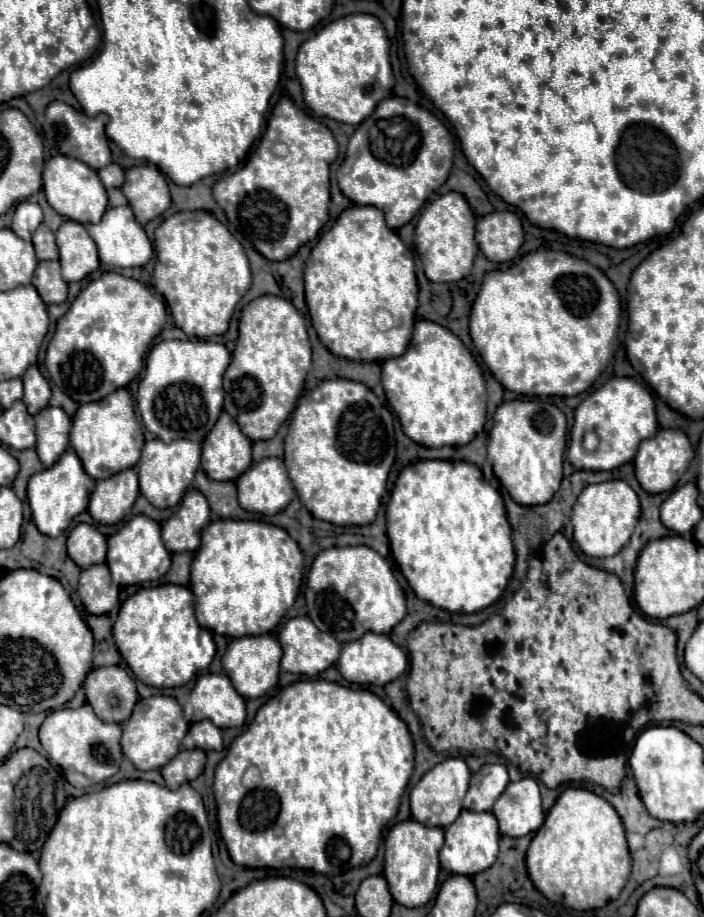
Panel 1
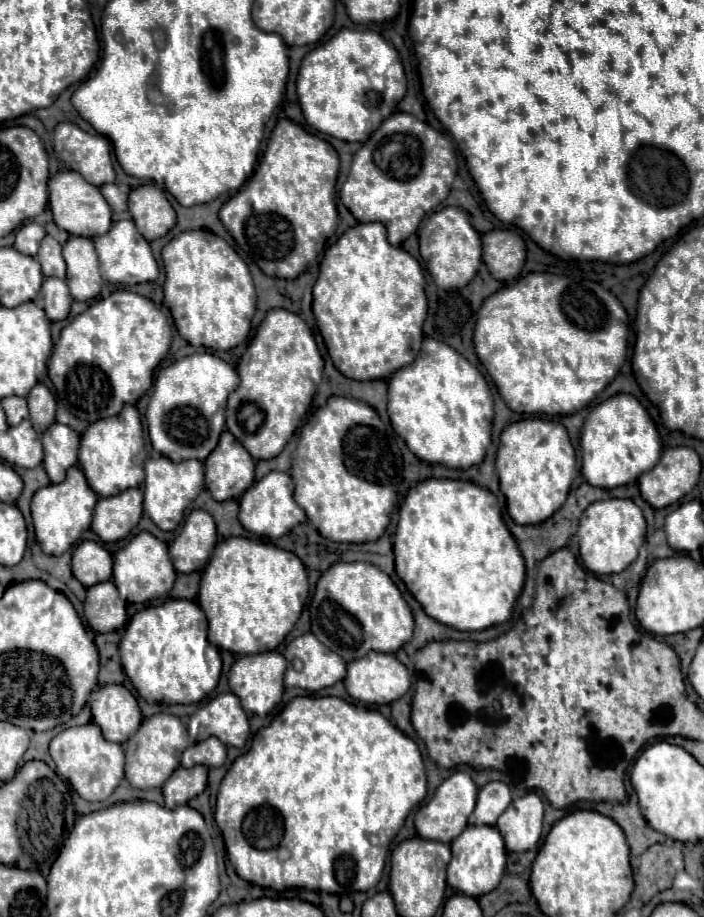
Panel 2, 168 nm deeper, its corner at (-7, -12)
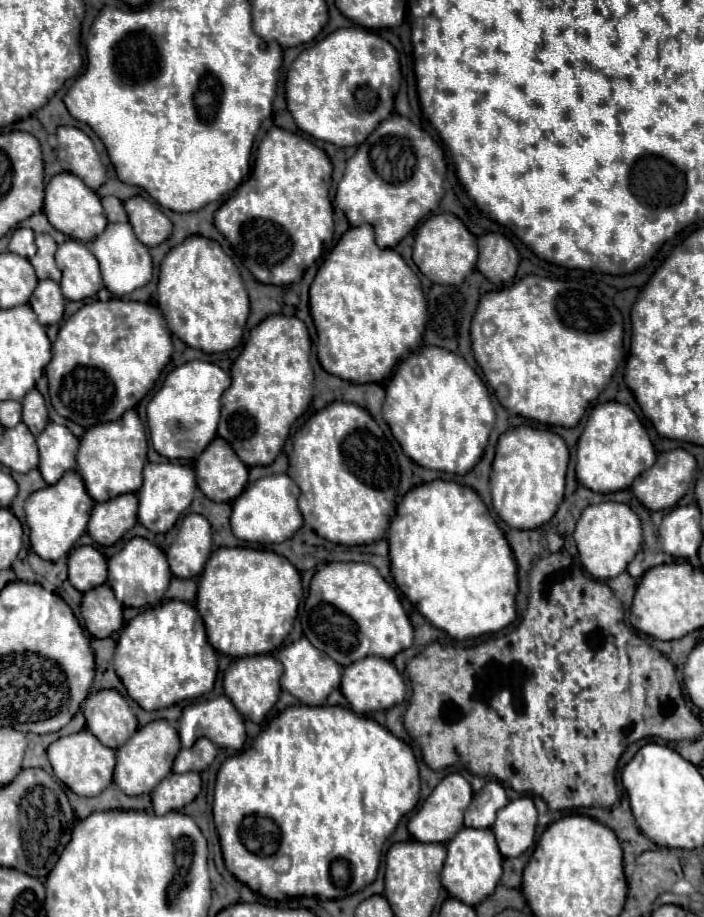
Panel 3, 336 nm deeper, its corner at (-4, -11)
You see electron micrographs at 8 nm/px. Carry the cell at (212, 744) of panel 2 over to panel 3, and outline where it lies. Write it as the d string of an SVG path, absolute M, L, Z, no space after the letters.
M198 738L196 744L192 748L182 748L180 754L174 760L172 772L176 774L184 774L184 772L202 772L208 764L212 764L212 760L216 758L218 748L208 740L208 738Z

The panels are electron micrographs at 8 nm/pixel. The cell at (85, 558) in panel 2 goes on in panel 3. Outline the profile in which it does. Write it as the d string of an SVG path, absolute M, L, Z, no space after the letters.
M80 546L70 552L68 580L78 592L88 592L106 582L106 558L92 546Z

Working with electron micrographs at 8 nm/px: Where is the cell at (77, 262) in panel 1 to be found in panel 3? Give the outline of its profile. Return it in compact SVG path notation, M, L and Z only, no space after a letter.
M66 240L60 244L56 264L62 270L60 288L66 300L84 300L102 288L98 260L82 242Z

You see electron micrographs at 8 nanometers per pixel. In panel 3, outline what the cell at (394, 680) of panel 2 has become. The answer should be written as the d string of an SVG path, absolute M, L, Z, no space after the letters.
M368 656L364 660L358 660L350 666L346 666L342 672L340 690L356 714L370 714L370 712L378 712L378 710L388 710L388 708L400 704L406 696L404 678L396 670L396 666L390 660L382 660L376 656Z

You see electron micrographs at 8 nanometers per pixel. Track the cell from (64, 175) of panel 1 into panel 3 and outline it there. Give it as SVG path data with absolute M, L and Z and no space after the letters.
M60 172L46 184L44 214L48 216L48 222L56 230L60 230L68 238L74 238L80 242L88 242L94 236L100 236L108 224L98 194L94 190L90 190L78 176L70 174L70 172Z

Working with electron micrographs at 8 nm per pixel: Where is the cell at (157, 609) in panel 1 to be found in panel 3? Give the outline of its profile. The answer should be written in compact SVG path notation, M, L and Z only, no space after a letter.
M168 600L162 606L140 612L124 626L114 654L114 668L118 678L126 686L128 696L134 702L138 702L144 710L160 710L160 708L170 708L182 700L200 698L202 694L210 692L218 670L218 656L206 640L204 622L196 612L196 608L182 600Z

